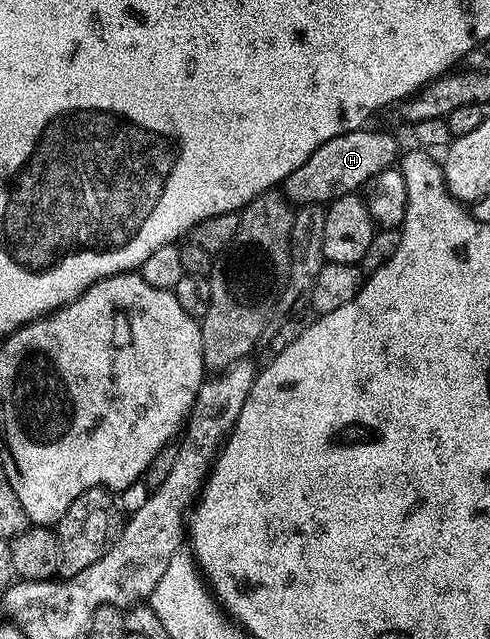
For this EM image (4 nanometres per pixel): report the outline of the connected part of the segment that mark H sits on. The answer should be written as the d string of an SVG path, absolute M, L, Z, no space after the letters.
M362 128L327 140L291 176L283 183L283 193L293 204L328 204L339 196L360 191L379 172L390 169L398 161L397 138L393 134L384 134L381 130Z

